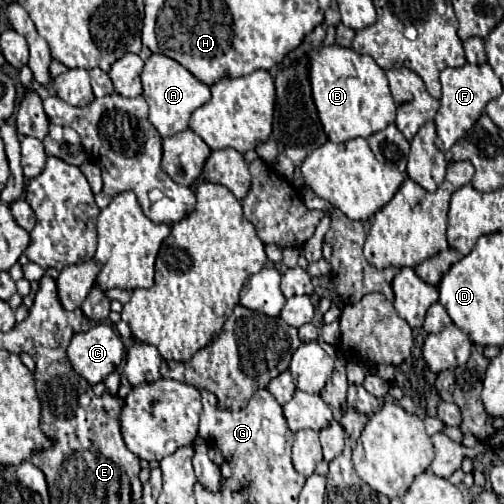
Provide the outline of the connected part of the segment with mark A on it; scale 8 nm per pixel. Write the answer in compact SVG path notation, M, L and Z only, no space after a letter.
M151 55L143 67L141 81L143 97L149 105L149 121L161 133L161 137L171 137L179 131L185 131L191 113L211 99L209 87L167 55Z

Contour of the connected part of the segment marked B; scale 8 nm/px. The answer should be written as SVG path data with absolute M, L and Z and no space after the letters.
M341 45L323 47L313 55L313 63L309 65L309 79L319 119L329 141L333 143L343 143L355 137L367 139L369 135L383 131L389 123L395 121L397 107L391 97L385 71L371 55L359 55L353 49L345 49Z

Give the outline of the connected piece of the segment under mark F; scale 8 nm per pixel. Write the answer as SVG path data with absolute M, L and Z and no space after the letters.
M485 63L485 65L463 65L457 69L443 69L441 71L441 89L443 89L443 97L441 97L441 107L435 115L435 129L437 129L437 139L441 143L441 151L449 151L479 119L479 115L483 113L485 105L501 95L501 81L499 77L493 73L493 69Z

